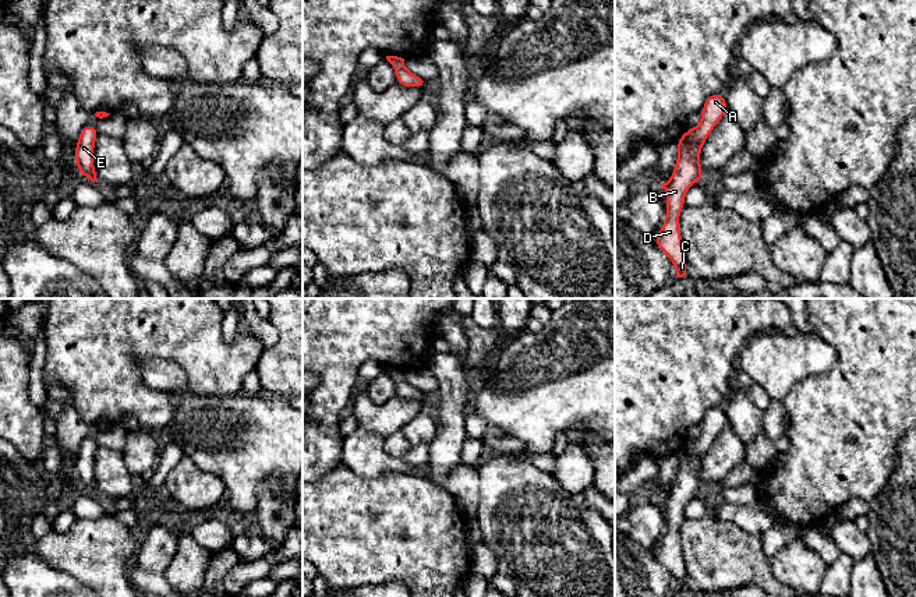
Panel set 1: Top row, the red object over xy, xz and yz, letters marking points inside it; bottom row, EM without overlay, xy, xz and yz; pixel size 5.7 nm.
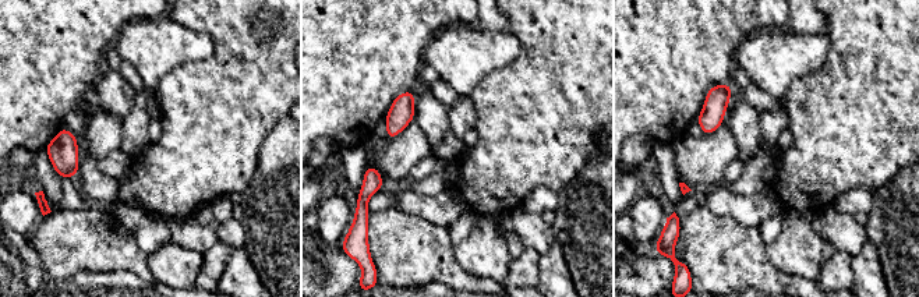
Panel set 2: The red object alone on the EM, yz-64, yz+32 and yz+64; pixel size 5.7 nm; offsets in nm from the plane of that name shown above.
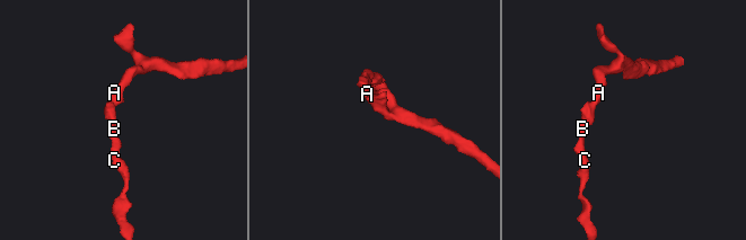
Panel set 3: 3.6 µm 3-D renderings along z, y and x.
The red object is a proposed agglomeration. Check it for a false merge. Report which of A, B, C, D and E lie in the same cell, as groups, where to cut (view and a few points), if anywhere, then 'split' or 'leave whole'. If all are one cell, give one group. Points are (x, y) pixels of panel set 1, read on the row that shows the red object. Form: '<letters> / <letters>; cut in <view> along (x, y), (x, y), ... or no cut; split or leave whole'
A B C D E; no cut; leave whole

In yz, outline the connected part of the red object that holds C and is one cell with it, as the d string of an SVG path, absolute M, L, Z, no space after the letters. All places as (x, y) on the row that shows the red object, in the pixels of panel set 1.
M722 91L707 98L700 112L701 123L697 127L687 128L676 141L678 159L675 170L666 183L659 184L666 194L666 218L654 239L657 247L675 265L676 272L673 279L679 282L689 278L679 230L679 216L685 208L685 194L694 183L704 180L700 163L701 148L711 131L728 112L729 109Z

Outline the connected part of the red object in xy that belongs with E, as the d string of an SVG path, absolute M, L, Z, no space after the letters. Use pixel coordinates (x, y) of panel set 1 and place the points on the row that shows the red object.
M86 124L82 127L77 145L75 145L75 165L78 172L89 179L91 181L96 181L96 172L95 172L95 165L93 165L93 148L95 148L95 141L98 138L98 128L96 126Z

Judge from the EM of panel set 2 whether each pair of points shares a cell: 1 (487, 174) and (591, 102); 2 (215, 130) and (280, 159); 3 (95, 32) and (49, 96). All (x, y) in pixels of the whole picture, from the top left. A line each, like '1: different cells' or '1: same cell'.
1: same cell
2: different cells
3: same cell

